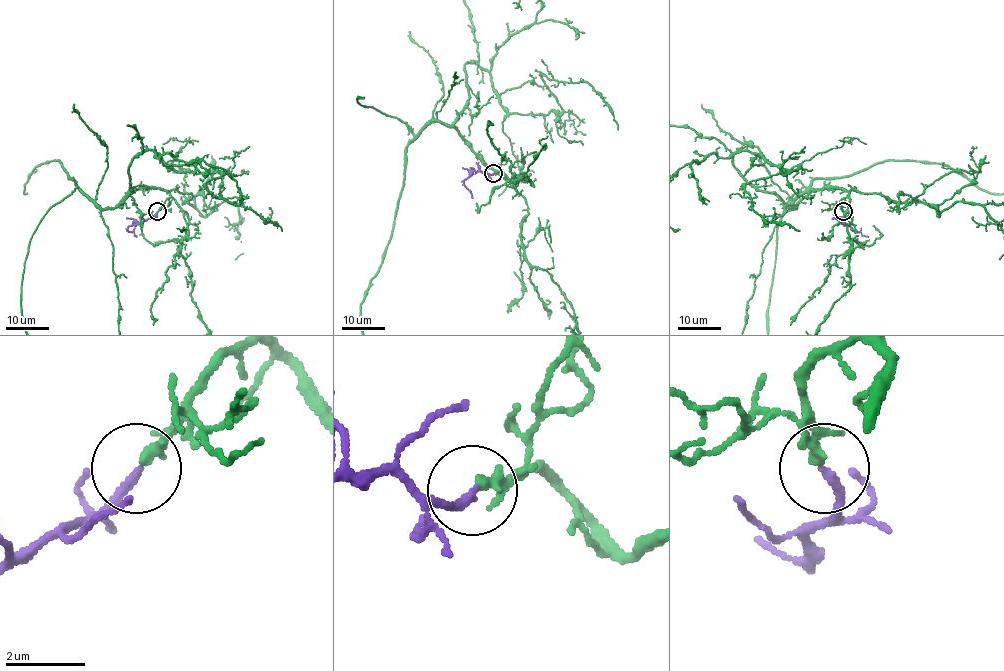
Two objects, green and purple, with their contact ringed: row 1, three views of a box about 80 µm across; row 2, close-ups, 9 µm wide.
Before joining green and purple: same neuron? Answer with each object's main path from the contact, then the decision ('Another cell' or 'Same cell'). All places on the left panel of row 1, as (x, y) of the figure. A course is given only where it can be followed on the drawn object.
Course of green: (158, 210), (170, 196), (161, 189), (98, 208), (77, 187), (39, 224), (20, 305). Course of purple: (158, 211), (127, 228), (136, 237). Same cell

